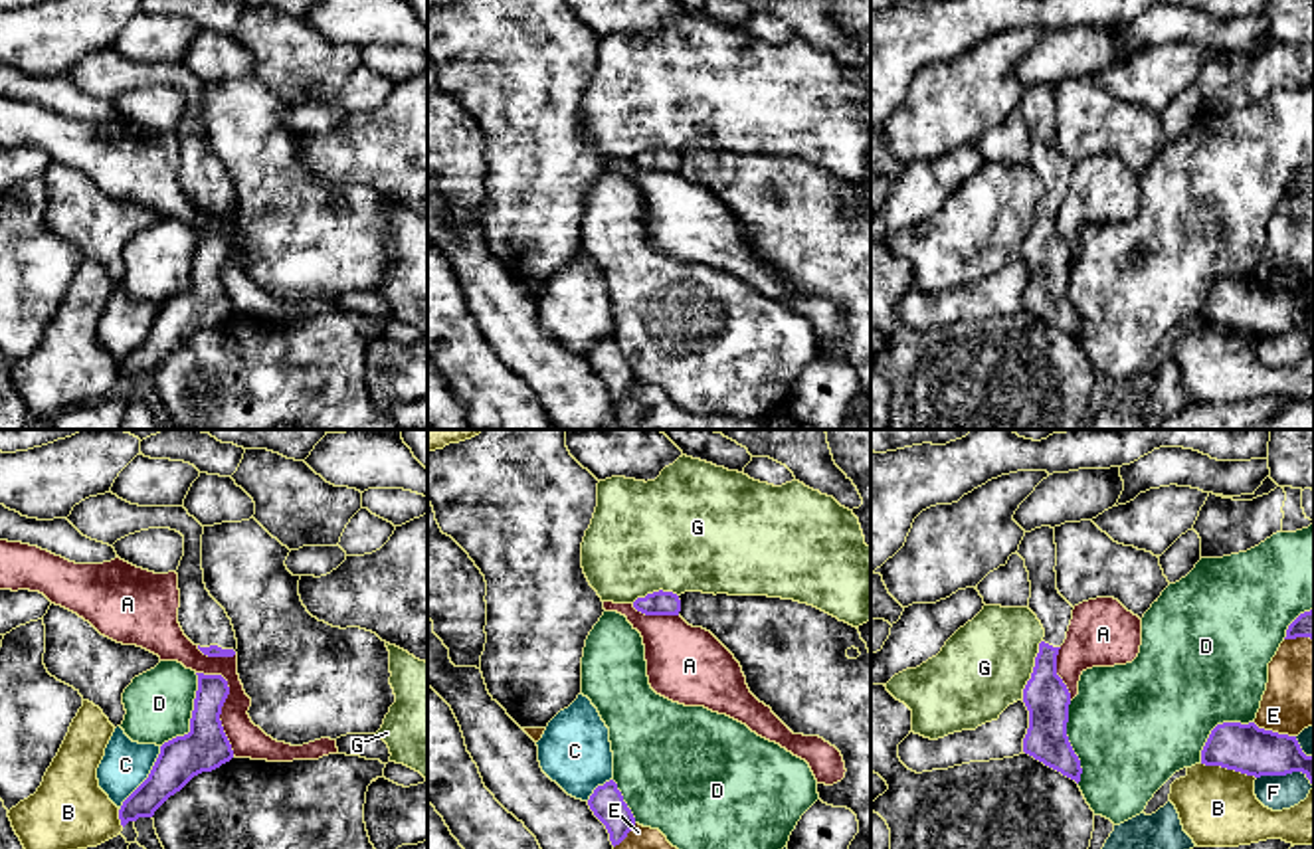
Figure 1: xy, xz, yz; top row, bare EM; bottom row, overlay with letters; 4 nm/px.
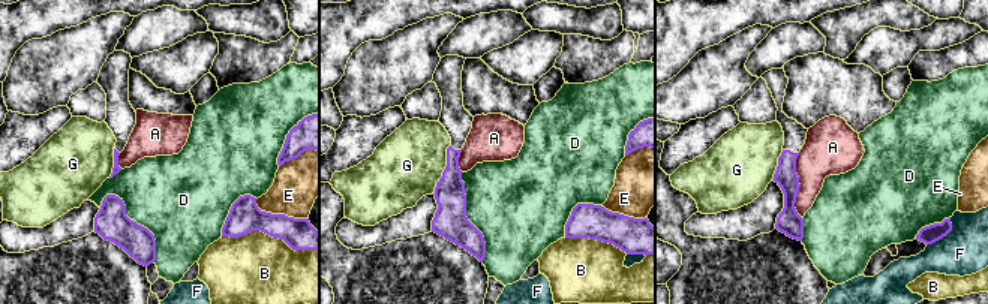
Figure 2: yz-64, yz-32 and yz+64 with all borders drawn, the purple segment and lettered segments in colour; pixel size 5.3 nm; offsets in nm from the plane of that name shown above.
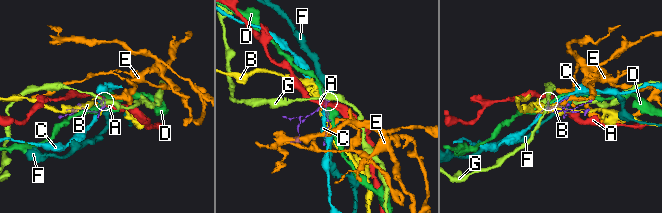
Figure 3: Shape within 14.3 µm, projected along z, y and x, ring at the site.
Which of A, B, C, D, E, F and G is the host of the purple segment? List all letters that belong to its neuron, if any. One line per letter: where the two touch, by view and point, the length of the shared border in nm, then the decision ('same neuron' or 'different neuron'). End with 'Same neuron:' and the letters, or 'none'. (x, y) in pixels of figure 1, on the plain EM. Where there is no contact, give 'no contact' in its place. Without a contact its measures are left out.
A: contact xy (224, 258); length 380 nm; different neuron
B: contact yz (1229, 325); length 240 nm; different neuron
C: contact xy (147, 335); length 320 nm; different neuron
D: contact xy (192, 274); length 340 nm; different neuron
E: contact yz (1275, 289); length 190 nm; different neuron
F: contact yz (1287, 329); length 240 nm; different neuron
G: contact yz (1033, 226); length 260 nm; different neuron
Same neuron: none

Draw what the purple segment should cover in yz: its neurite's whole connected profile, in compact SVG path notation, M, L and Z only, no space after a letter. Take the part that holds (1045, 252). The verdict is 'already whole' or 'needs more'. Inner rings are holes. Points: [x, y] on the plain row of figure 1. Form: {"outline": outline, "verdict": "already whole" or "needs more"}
{"outline": "M1041 83L1025 89L1017 111L1025 117L1031 139L1027 164L1045 186L1031 236L1023 245L1029 267L1023 309L1079 340L1082 325L1067 293L1071 249L1057 232L1057 212L1075 164L1057 146L1055 85Z", "verdict": "needs more"}

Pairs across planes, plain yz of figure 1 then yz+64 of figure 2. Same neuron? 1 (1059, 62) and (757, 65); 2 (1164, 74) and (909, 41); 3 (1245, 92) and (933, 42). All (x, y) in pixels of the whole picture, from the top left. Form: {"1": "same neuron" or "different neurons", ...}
{"1": "same neuron", "2": "same neuron", "3": "different neurons"}

